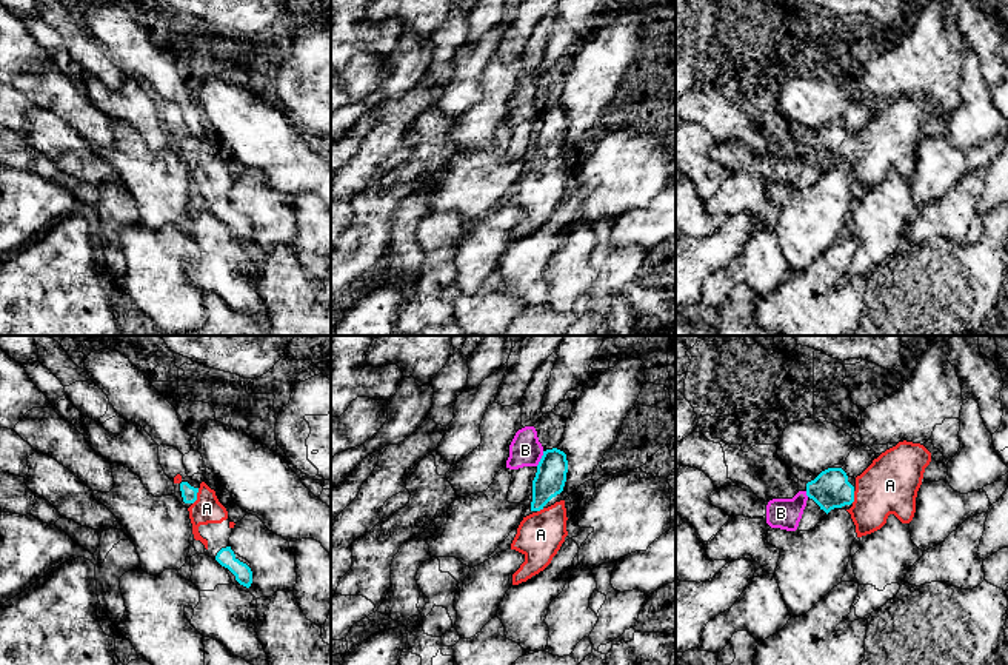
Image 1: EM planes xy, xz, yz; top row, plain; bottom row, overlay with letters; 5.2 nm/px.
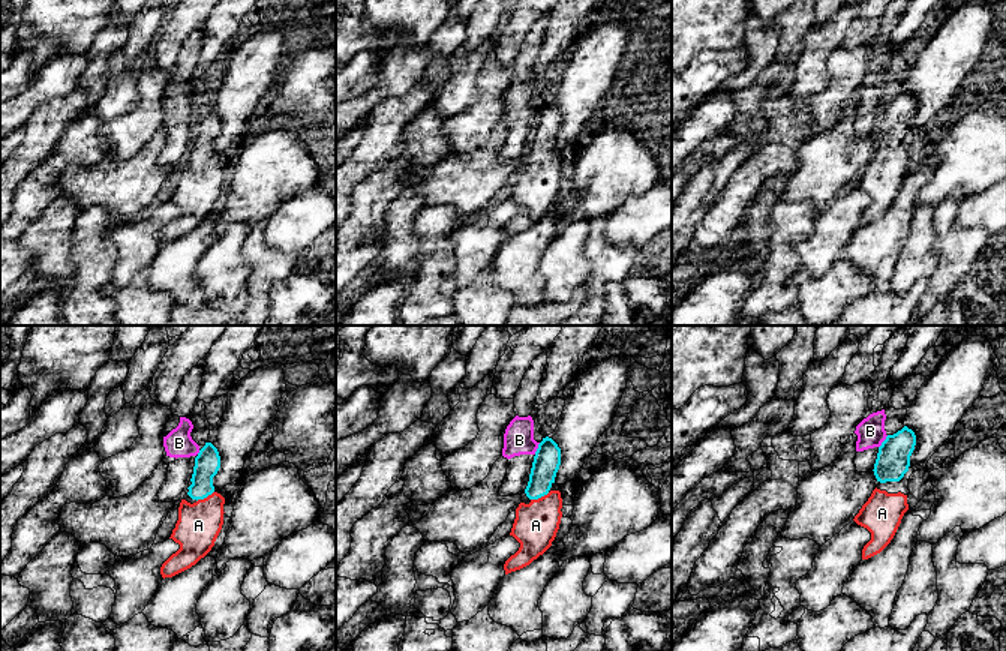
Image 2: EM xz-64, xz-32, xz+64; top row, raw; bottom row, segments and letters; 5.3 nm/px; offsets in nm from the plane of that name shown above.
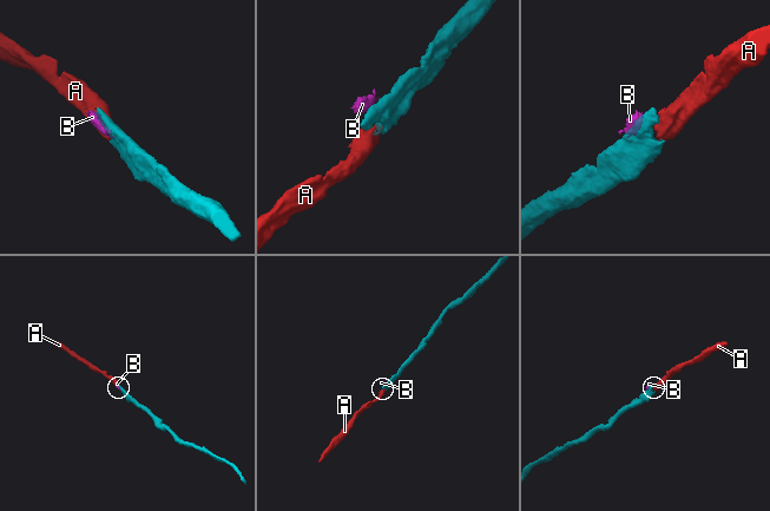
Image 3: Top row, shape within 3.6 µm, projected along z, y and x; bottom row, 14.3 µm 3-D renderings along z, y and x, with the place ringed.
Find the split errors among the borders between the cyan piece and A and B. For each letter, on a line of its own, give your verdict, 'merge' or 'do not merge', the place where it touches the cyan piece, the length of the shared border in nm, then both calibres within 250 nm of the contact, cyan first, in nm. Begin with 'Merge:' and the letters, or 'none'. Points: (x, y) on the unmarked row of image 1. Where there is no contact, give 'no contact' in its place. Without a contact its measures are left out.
Merge: A
A: merge; contact xy (196, 151); length 90 nm; calibres 80 and 150 nm
B: do not merge; contact xz (540, 114); length 90 nm; calibres 160 and 170 nm

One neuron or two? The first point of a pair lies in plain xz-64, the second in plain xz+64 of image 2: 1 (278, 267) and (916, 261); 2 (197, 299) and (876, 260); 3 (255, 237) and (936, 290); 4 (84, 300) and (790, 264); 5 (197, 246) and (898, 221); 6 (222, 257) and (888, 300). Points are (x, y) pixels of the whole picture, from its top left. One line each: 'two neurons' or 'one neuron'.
1: two neurons
2: one neuron
3: one neuron
4: one neuron
5: one neuron
6: two neurons

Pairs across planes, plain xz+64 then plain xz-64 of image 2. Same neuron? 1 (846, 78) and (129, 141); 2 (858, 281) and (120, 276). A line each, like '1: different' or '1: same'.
1: same
2: different

